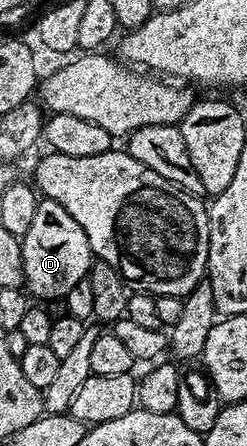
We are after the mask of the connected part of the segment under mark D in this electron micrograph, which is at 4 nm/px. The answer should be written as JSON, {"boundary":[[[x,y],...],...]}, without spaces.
{"boundary":[[[41,198],[30,229],[26,229],[20,239],[24,282],[29,296],[37,295],[40,301],[67,297],[78,281],[88,278],[88,270],[94,262],[92,243],[78,220],[76,215],[66,213],[63,203]]]}

